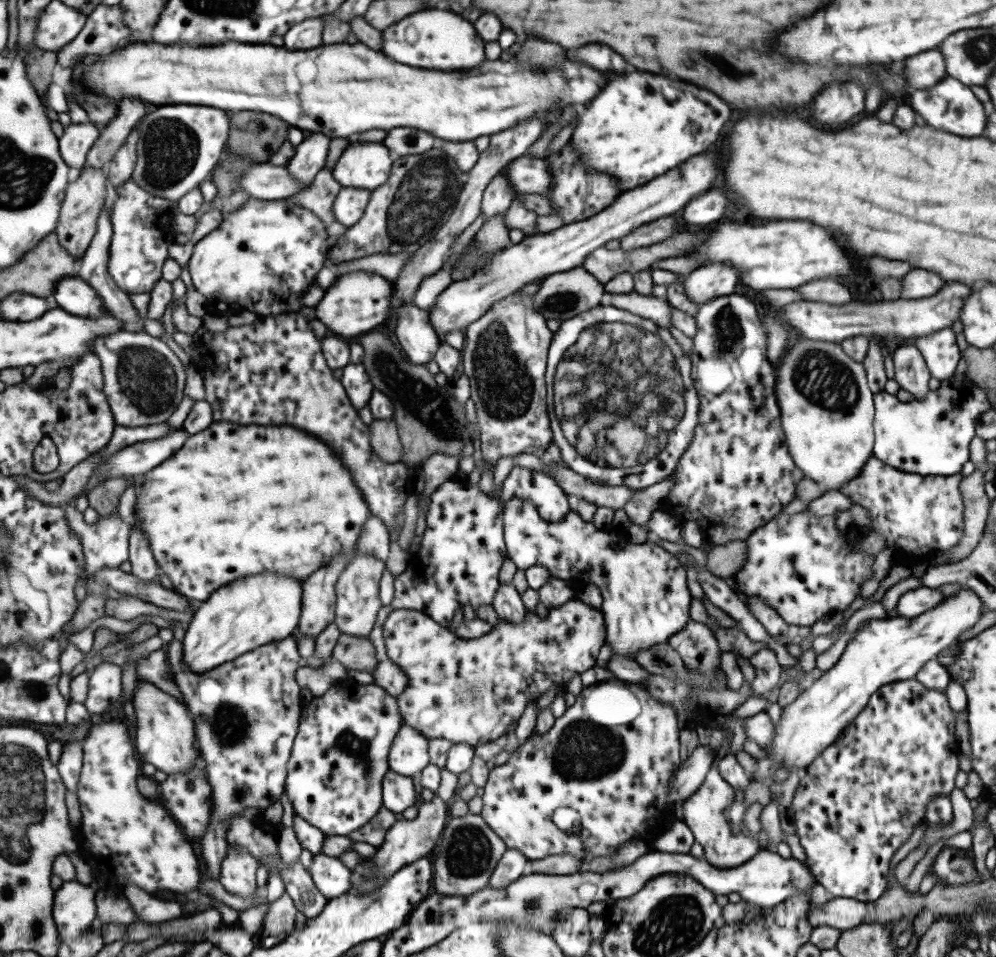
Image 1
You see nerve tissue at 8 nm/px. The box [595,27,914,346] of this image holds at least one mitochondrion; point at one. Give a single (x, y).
(718, 60)

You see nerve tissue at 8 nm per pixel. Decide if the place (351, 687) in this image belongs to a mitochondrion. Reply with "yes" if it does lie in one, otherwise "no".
no

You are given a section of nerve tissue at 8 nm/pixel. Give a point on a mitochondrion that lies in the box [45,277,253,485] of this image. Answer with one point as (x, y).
(148, 379)

